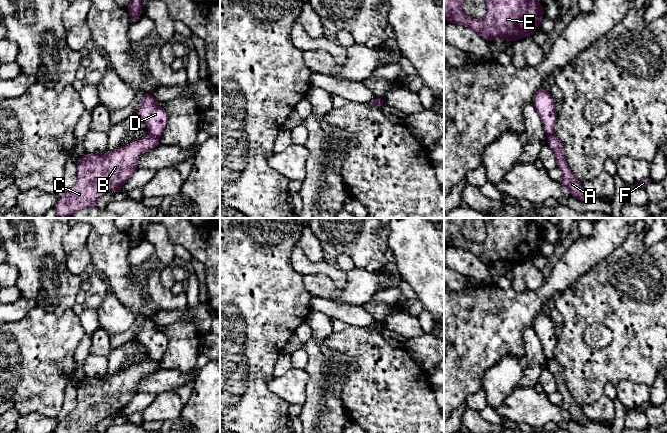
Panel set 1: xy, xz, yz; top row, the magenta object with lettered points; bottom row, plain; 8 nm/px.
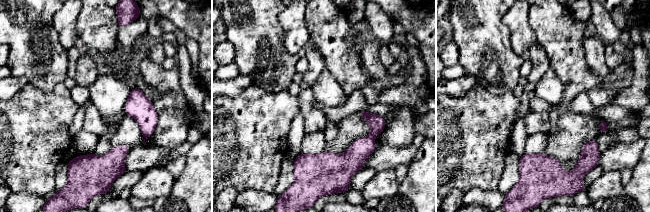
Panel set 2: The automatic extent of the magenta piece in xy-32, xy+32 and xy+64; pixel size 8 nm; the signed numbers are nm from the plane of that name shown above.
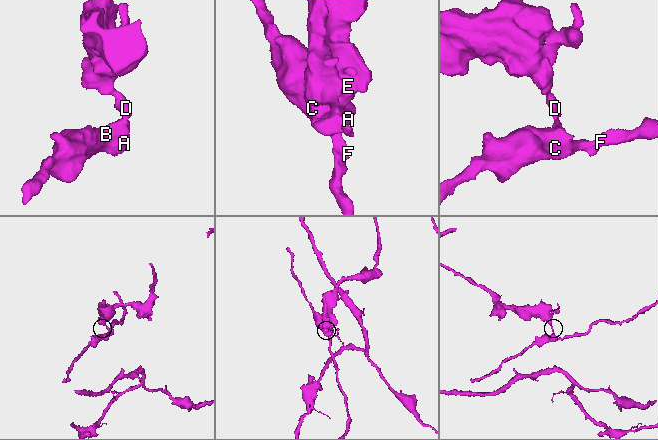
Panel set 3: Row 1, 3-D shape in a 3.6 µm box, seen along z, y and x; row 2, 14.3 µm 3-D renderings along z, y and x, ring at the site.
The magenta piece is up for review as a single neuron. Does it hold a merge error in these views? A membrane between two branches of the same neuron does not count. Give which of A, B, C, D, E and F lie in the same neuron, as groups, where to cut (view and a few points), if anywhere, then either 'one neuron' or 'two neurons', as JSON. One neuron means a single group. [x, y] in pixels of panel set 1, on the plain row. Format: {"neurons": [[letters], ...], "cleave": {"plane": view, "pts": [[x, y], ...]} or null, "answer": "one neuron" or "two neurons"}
{"neurons": [["A", "B", "C", "F"], ["D", "E"]], "cleave": {"plane": "xy", "pts": [[149, 358], [158, 362]]}, "answer": "two neurons"}

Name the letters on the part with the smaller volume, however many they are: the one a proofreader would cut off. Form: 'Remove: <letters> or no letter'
Remove: A, B, C, F

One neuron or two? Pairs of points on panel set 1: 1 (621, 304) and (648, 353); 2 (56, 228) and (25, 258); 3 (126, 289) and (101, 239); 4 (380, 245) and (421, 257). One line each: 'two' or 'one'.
1: one
2: one
3: one
4: two

